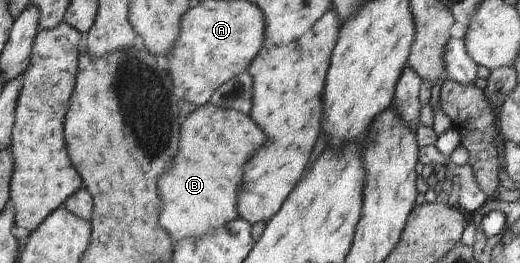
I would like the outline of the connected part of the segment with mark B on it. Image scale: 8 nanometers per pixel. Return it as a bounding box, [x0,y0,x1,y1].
[157,101,266,242]

